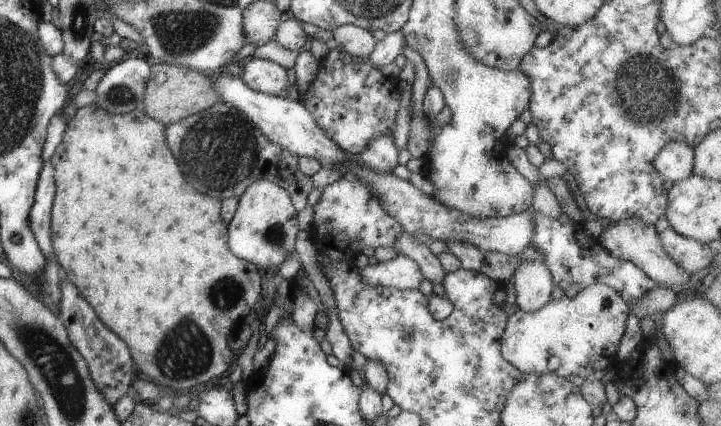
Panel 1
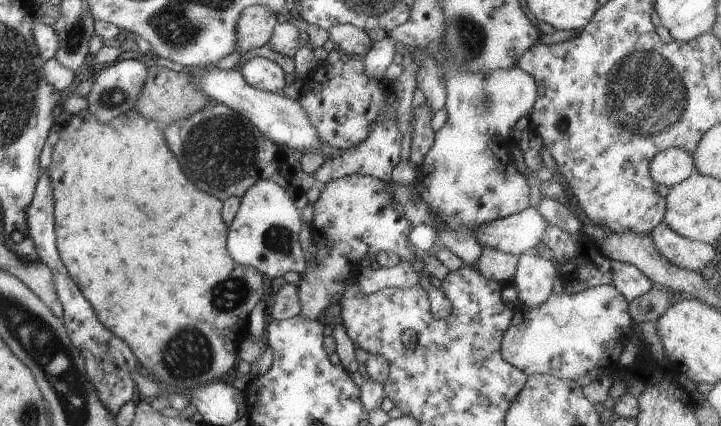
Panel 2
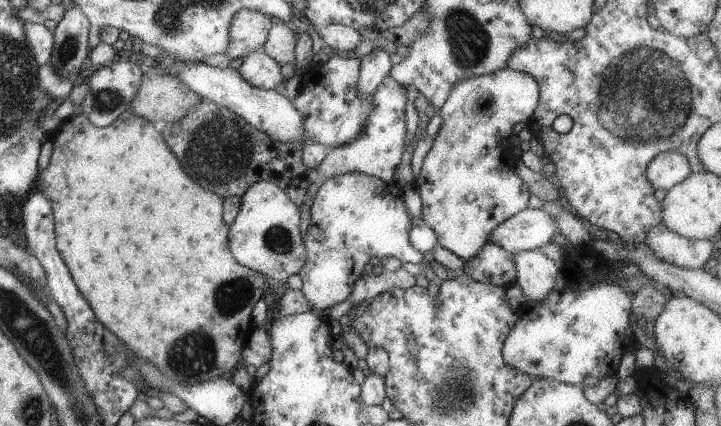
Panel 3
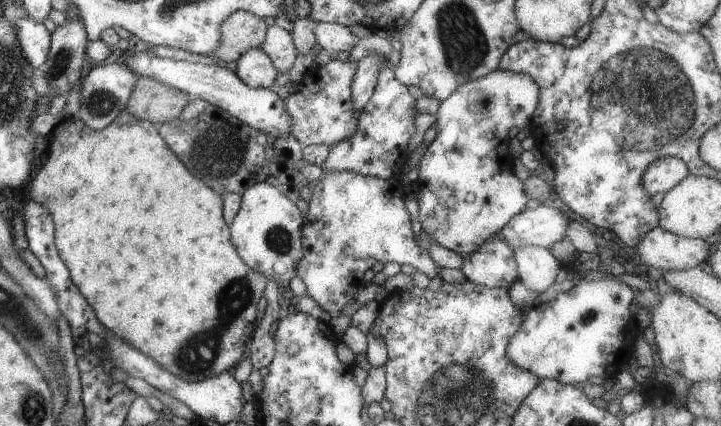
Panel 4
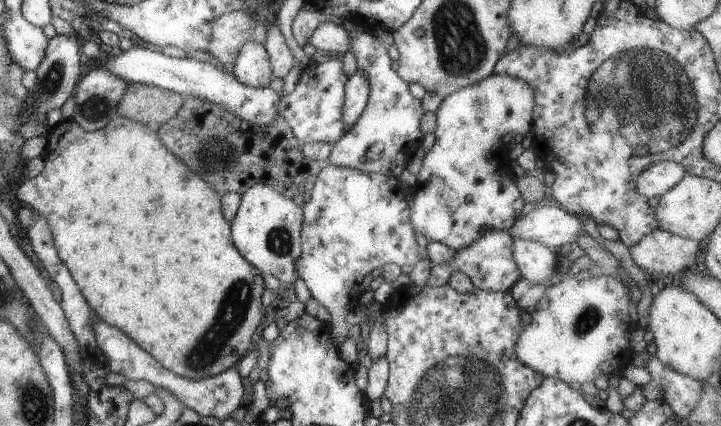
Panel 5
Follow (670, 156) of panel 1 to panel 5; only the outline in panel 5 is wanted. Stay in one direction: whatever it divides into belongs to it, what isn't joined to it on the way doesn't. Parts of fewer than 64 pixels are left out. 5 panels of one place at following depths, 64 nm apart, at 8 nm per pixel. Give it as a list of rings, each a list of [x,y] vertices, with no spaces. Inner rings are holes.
[[[657,161],[651,163],[640,172],[634,181],[634,189],[639,195],[649,199],[653,196],[661,196],[685,175],[685,169],[681,164],[673,161]]]

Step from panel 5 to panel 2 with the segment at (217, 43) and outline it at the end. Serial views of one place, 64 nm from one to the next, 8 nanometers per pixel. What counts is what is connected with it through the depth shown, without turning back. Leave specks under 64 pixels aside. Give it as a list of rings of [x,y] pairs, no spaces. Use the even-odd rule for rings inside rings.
[[[251,5],[243,8],[235,22],[233,52],[244,54],[264,46],[269,41],[273,26],[280,20],[267,6]]]

